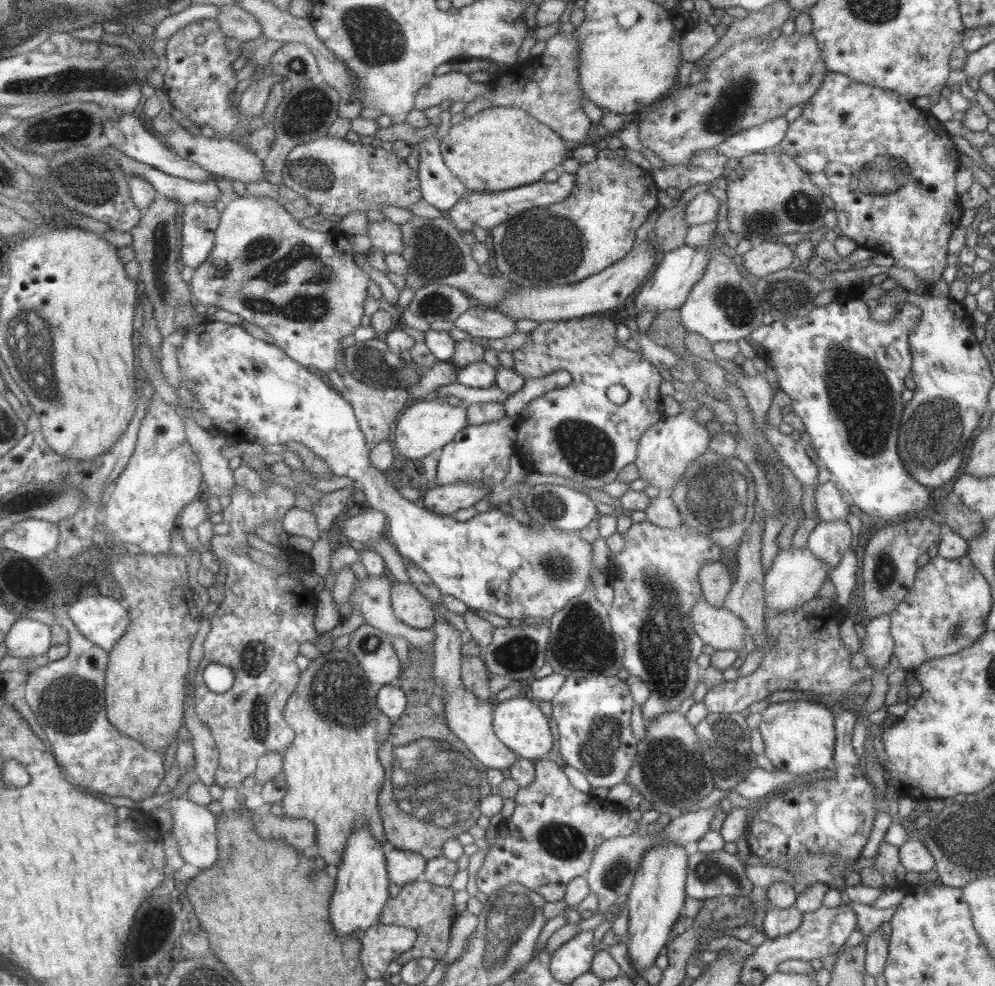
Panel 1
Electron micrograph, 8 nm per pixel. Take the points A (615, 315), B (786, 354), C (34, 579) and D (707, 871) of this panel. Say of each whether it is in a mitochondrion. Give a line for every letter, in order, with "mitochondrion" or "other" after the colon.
A: other
B: other
C: other
D: mitochondrion

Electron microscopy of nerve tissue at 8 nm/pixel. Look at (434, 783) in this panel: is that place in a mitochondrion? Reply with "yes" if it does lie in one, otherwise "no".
yes

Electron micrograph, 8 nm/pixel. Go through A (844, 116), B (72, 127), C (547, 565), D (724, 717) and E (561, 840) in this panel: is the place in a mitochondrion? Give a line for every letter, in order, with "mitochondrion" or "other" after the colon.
A: other
B: mitochondrion
C: mitochondrion
D: other
E: mitochondrion

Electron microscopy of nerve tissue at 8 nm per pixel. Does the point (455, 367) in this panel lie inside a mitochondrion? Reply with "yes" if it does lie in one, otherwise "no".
no

